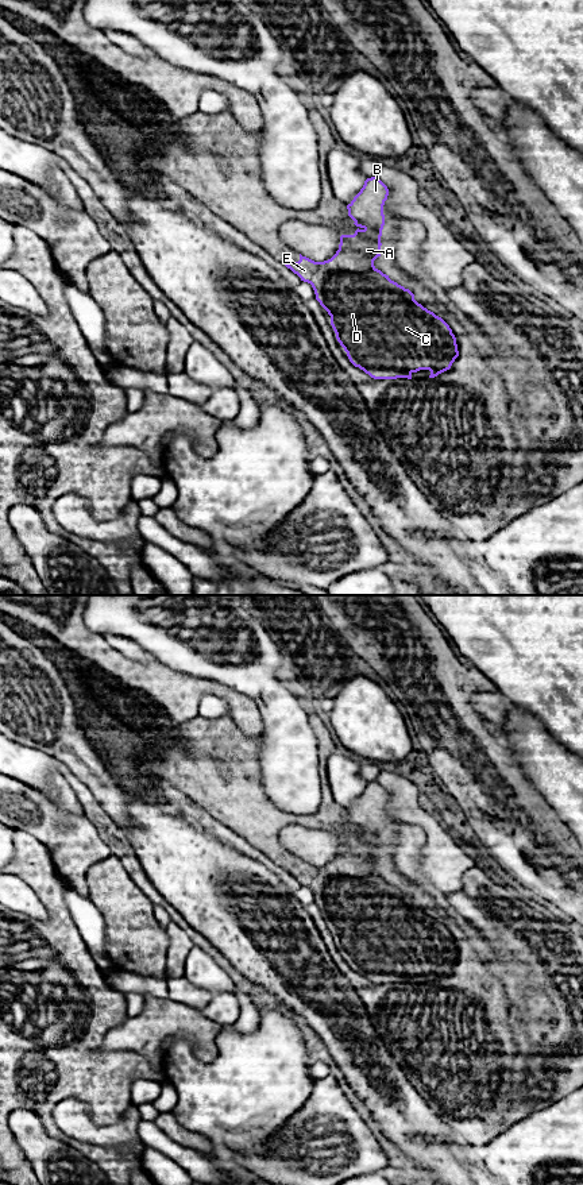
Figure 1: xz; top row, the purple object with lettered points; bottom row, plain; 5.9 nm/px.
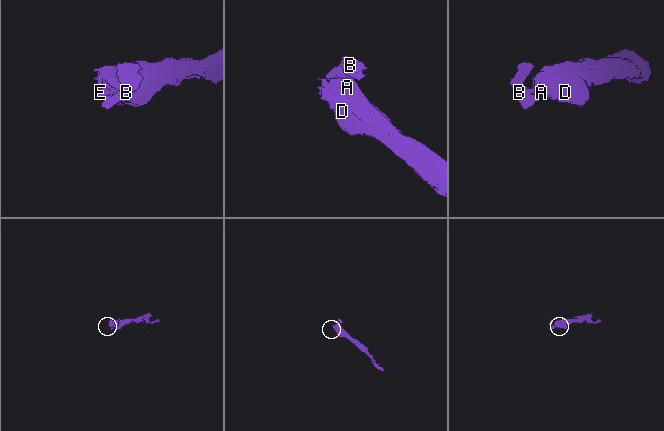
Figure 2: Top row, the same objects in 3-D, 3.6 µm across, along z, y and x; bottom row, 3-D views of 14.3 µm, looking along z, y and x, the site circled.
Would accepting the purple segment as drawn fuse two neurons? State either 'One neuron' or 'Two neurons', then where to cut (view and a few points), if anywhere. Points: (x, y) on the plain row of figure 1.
Two neurons. Split along xz (365, 832), (381, 836)

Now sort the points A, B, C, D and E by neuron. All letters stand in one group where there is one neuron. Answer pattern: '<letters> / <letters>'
A C D E / B

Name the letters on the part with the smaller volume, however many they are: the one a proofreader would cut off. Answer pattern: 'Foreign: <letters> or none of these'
Foreign: B

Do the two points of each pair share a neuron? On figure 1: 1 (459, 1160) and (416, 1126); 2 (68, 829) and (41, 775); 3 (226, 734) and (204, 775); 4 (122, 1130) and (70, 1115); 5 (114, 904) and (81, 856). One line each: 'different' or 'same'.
1: same
2: different
3: same
4: same
5: different

